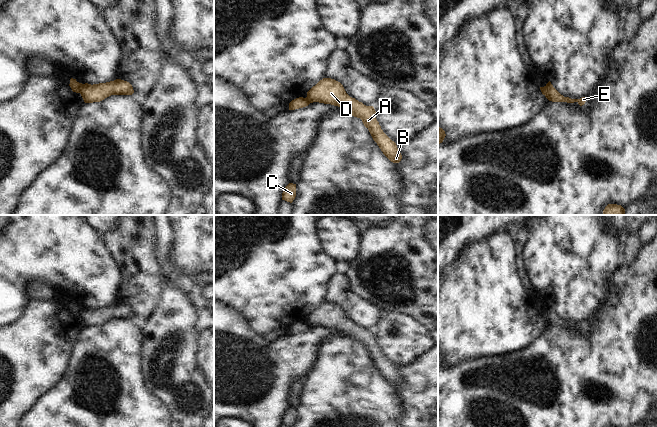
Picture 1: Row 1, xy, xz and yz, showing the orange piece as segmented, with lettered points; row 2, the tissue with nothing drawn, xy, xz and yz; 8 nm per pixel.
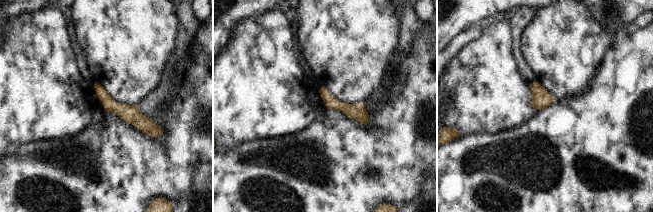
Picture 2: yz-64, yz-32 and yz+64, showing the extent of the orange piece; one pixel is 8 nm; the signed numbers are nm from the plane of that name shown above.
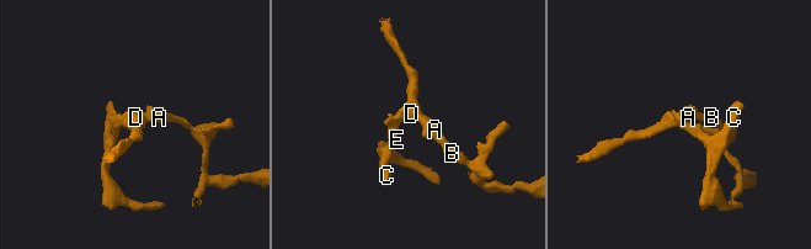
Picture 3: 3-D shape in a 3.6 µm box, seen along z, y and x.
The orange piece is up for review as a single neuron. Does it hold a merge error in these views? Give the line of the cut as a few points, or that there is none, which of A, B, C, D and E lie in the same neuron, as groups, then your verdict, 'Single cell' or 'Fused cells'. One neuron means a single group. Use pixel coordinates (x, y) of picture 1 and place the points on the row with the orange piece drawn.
Split along yz (546, 85), (549, 91), (549, 99). Groups: A B D / C E. Fused cells

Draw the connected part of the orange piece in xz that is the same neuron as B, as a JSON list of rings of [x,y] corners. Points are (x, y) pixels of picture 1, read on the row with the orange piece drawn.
[[[323,78],[307,92],[306,100],[309,103],[319,102],[338,106],[352,116],[360,118],[383,154],[393,163],[401,161],[402,155],[396,143],[381,129],[374,107],[366,106],[350,97],[340,82],[331,78]]]

